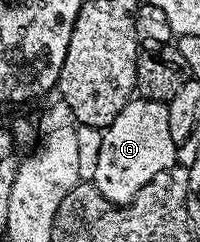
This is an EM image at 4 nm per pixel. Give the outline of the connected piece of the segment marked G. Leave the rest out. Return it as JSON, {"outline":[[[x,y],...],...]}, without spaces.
{"outline":[[[133,97],[112,120],[112,124],[101,131],[98,142],[98,155],[94,158],[94,175],[92,181],[108,201],[114,206],[126,206],[152,180],[159,172],[164,172],[164,168],[175,165],[176,143],[172,140],[172,132],[168,132],[168,108],[165,102],[148,100],[147,98]]]}

